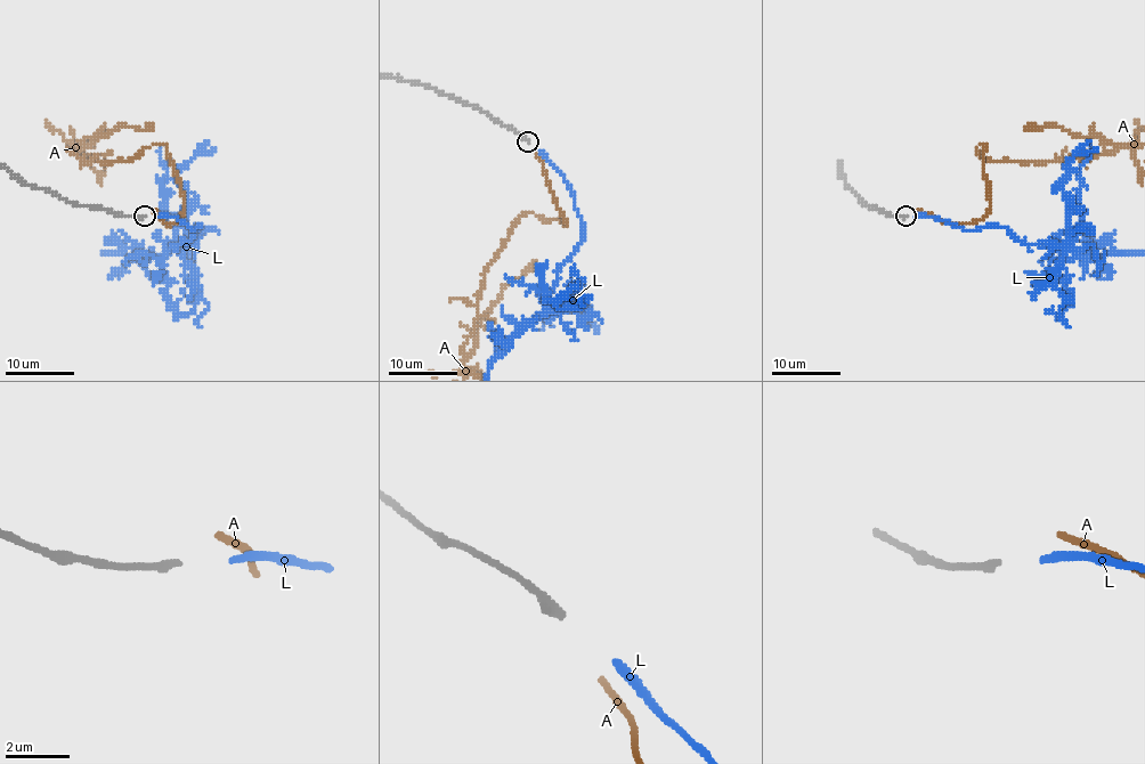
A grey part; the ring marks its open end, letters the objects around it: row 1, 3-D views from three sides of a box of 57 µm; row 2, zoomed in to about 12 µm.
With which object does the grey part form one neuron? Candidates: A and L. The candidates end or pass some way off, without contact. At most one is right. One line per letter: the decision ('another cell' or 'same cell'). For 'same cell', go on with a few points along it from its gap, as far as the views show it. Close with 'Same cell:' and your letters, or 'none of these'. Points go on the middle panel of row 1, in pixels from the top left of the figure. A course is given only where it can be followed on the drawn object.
A: another cell
L: same cell
Same cell: L

